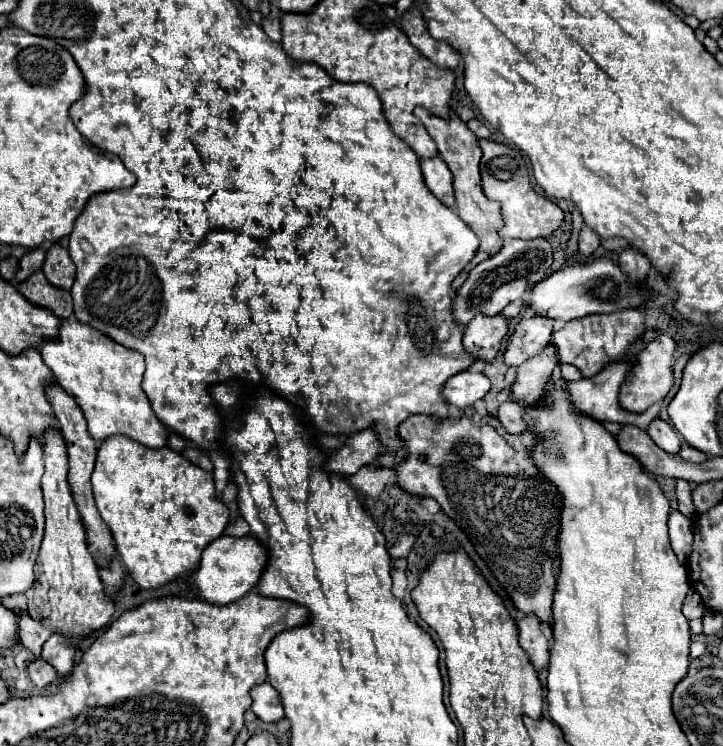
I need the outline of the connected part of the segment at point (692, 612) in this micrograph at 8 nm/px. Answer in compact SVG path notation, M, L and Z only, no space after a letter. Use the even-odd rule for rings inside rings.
M689 589L685 603L683 603L683 615L687 619L701 619L703 613L705 613L705 605L703 605L699 593L695 593L695 589Z

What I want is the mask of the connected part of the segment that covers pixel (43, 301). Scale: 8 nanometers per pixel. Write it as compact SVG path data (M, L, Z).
M41 269L35 271L27 281L19 283L17 287L27 301L51 309L51 313L57 315L59 319L69 319L69 315L73 315L73 299L69 291L51 285Z

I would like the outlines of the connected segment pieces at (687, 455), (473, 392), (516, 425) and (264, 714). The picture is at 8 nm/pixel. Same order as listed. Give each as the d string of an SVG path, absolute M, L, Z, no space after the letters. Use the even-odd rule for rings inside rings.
M683 443L683 445L681 445L679 455L681 455L685 461L693 461L693 463L703 463L703 461L707 459L707 455L703 455L699 449L695 449L695 447L687 445L687 443Z
M461 371L445 383L443 397L447 403L459 409L465 409L465 407L471 407L475 401L479 401L489 391L489 387L491 383L483 373Z
M513 401L499 405L497 419L507 429L507 433L523 433L525 431L525 423L523 423L523 417L521 417L521 409Z
M261 683L261 685L253 687L251 697L253 697L251 711L253 711L259 719L271 723L271 721L281 721L281 719L285 717L281 697L279 697L277 689L275 689L271 683Z

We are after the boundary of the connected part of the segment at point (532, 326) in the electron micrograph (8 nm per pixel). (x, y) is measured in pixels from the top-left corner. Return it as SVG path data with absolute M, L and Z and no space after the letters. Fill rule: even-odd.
M529 317L521 319L515 325L513 335L507 341L505 363L507 365L523 365L527 357L535 357L535 353L543 351L549 345L553 335L553 321L547 317Z

